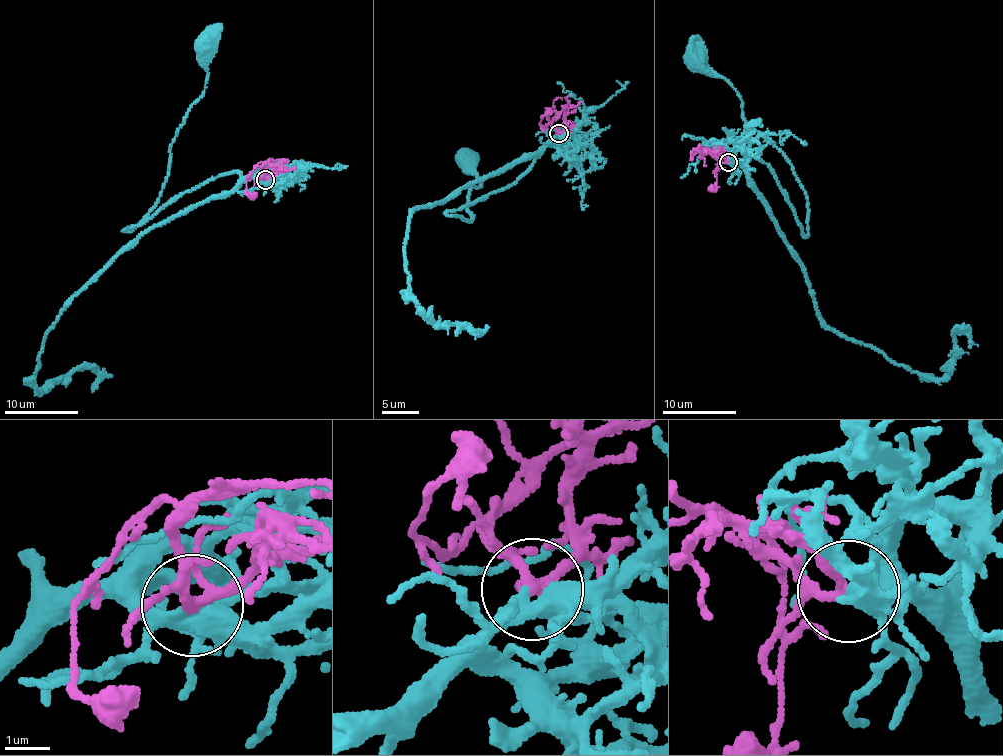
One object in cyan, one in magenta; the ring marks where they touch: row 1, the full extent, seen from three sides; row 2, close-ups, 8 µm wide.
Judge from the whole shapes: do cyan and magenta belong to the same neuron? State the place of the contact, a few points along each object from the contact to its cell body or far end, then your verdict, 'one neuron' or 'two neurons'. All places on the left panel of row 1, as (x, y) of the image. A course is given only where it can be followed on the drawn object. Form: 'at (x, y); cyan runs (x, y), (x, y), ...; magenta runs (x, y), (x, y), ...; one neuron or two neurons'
at (265, 179); cyan runs (264, 180), (235, 172), (210, 178), (125, 229), (130, 230), (159, 196), (171, 146), (204, 89), (206, 41); magenta runs (264, 180), (273, 174), (276, 160), (286, 159), (280, 170); one neuron

